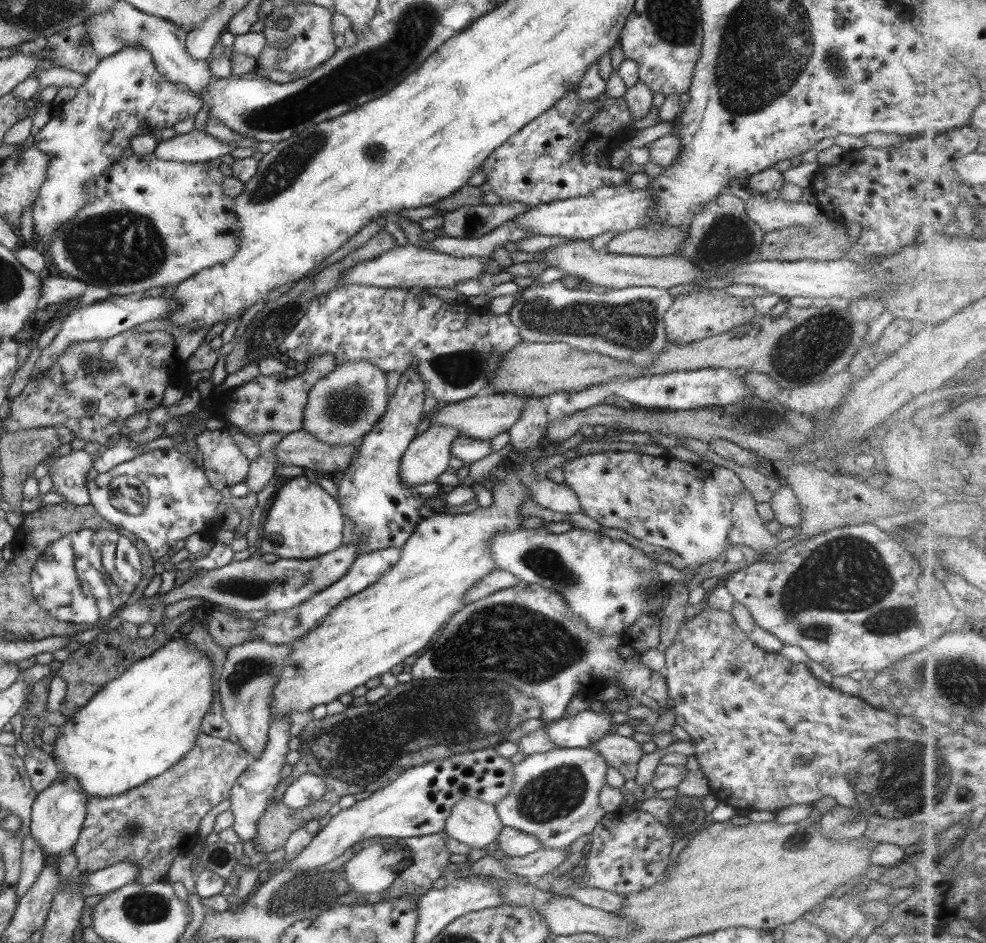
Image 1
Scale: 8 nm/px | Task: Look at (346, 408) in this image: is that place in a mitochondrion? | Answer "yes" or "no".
yes

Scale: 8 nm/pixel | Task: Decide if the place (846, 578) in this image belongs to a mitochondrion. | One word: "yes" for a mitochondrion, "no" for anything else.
yes

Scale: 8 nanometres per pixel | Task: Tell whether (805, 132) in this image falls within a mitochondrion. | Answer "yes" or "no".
no

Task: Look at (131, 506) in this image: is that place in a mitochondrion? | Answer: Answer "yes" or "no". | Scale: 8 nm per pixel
yes

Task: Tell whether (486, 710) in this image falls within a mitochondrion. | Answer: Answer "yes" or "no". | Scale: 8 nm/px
yes

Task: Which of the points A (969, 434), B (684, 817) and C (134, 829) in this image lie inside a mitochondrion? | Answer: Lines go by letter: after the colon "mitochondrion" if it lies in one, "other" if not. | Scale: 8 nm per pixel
A: mitochondrion
B: mitochondrion
C: mitochondrion

